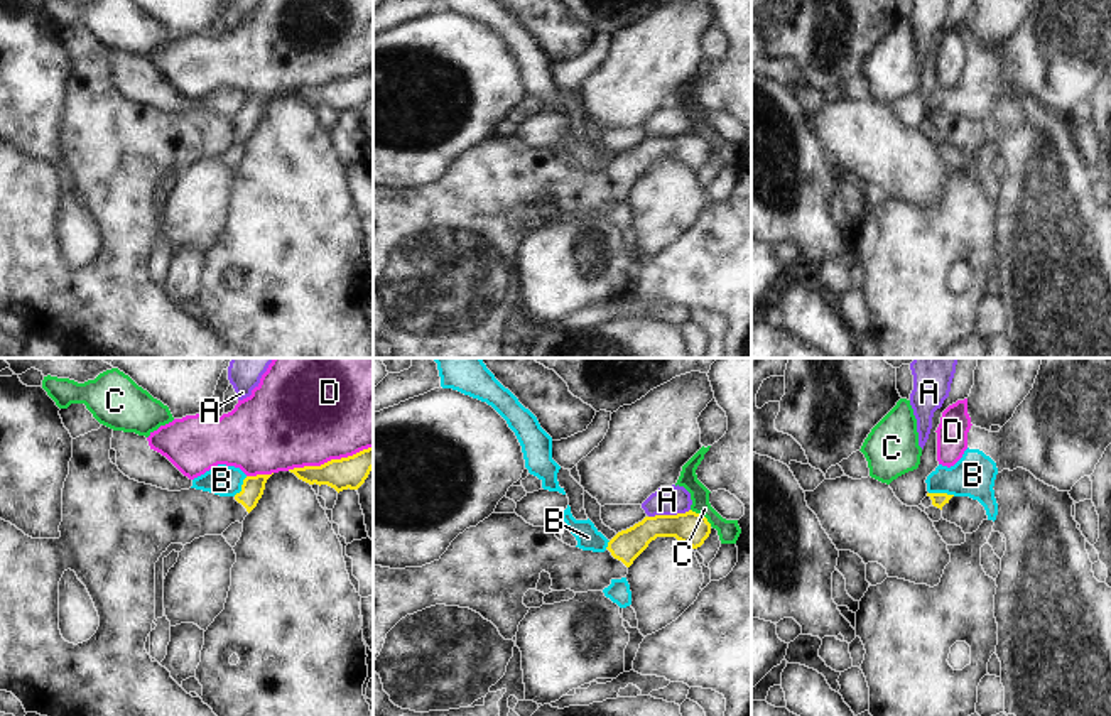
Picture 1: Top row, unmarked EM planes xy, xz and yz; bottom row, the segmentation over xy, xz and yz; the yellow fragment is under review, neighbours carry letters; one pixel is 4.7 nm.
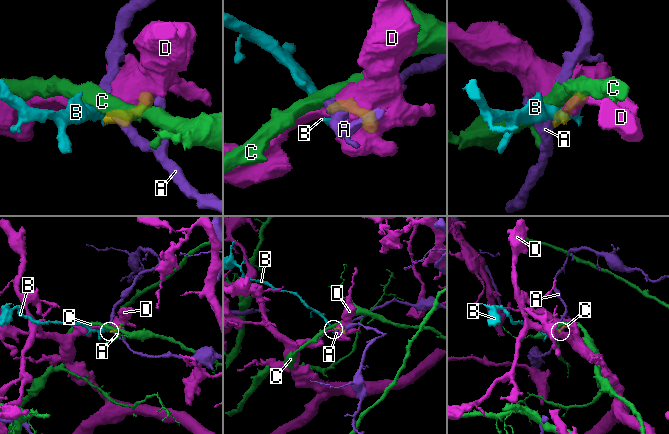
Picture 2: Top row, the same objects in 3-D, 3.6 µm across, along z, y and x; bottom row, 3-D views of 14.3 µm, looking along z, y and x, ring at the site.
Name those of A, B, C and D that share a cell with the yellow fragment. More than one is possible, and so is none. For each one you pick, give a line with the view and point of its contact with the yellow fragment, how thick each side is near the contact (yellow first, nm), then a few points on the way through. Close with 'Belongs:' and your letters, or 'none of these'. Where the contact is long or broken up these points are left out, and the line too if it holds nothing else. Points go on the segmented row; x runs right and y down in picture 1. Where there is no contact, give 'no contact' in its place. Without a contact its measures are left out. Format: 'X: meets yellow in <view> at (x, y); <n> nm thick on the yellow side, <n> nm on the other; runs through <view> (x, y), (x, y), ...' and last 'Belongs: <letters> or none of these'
Belongs: none of these

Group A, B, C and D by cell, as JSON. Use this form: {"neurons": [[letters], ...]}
{"neurons": [["A"], ["B"], ["C"], ["D"]]}

